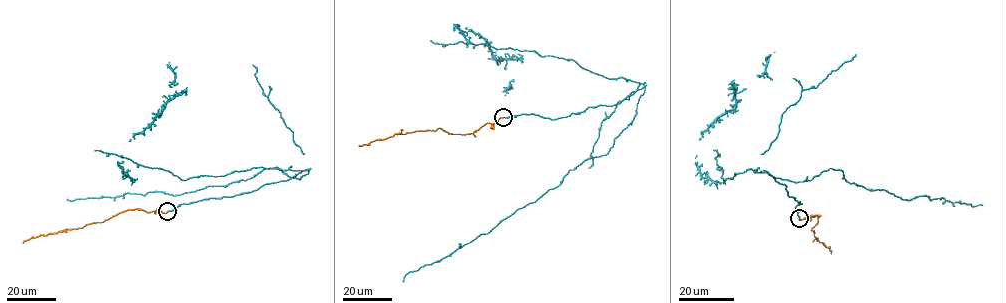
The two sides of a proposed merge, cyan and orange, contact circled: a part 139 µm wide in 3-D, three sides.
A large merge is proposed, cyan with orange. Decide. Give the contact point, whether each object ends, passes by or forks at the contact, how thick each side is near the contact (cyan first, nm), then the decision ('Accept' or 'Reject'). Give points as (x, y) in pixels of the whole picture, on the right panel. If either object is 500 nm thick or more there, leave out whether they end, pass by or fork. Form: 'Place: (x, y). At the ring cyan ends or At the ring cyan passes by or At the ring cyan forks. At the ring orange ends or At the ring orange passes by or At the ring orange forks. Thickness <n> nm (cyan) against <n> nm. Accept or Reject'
Place: (799, 218). At the ring cyan ends. At the ring orange ends. Thickness 150 nm (cyan) against 240 nm. Accept

